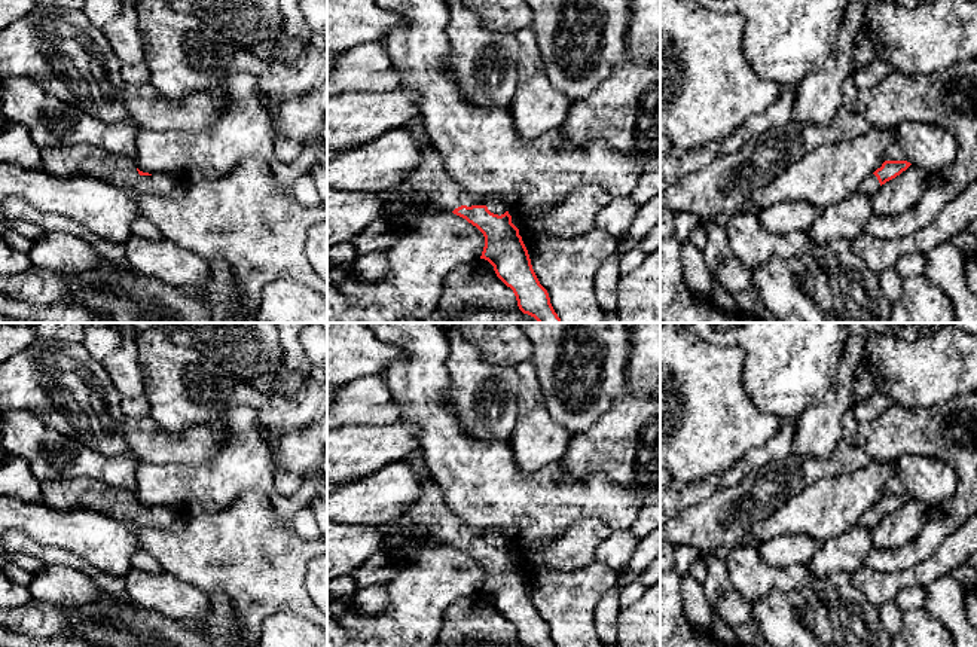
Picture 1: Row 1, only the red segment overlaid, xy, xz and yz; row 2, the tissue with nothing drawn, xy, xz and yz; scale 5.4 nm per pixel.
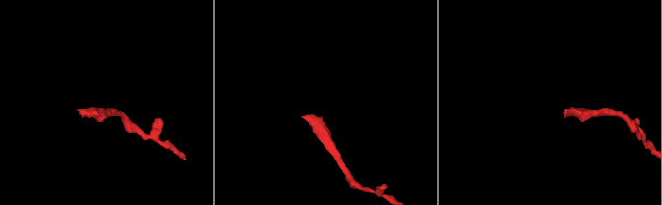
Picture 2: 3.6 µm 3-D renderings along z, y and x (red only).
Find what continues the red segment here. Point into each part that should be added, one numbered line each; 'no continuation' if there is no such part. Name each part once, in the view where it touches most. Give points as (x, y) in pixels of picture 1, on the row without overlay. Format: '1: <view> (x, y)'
1: xz (430, 518)

